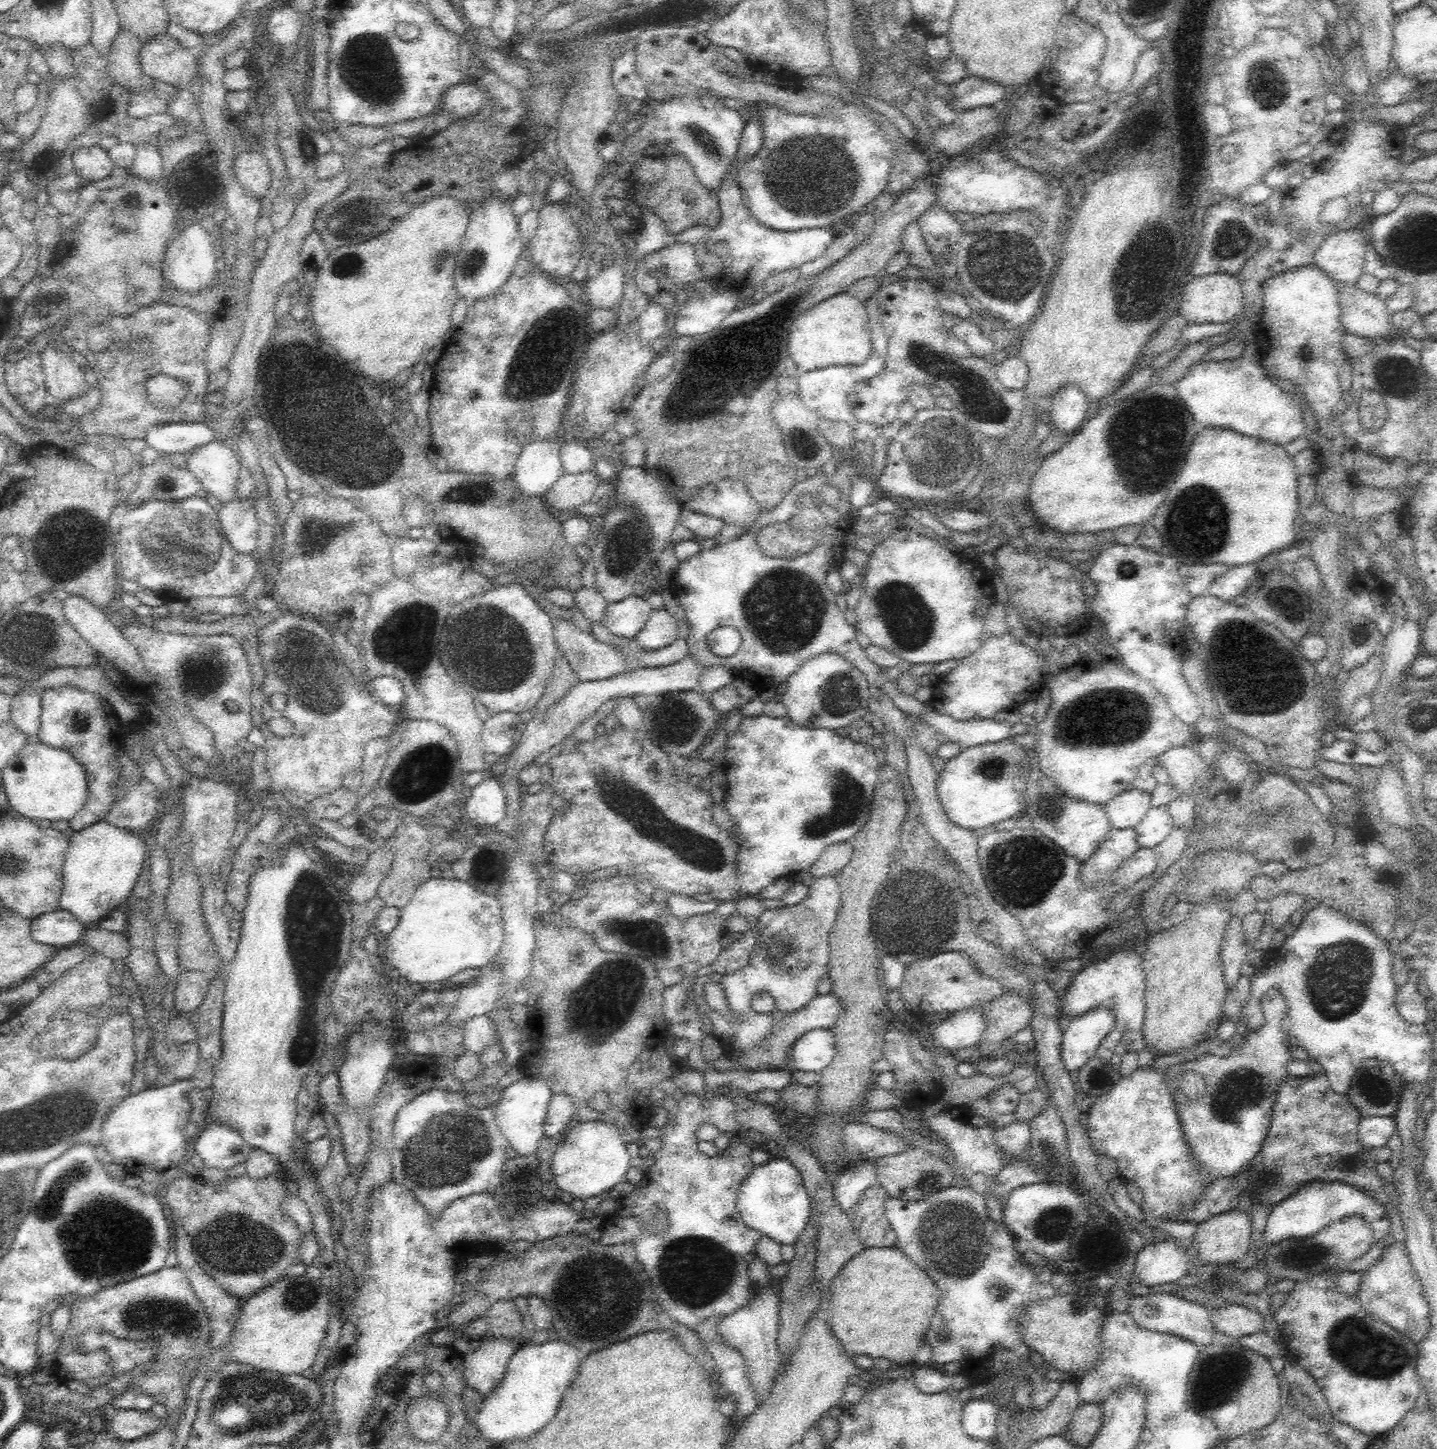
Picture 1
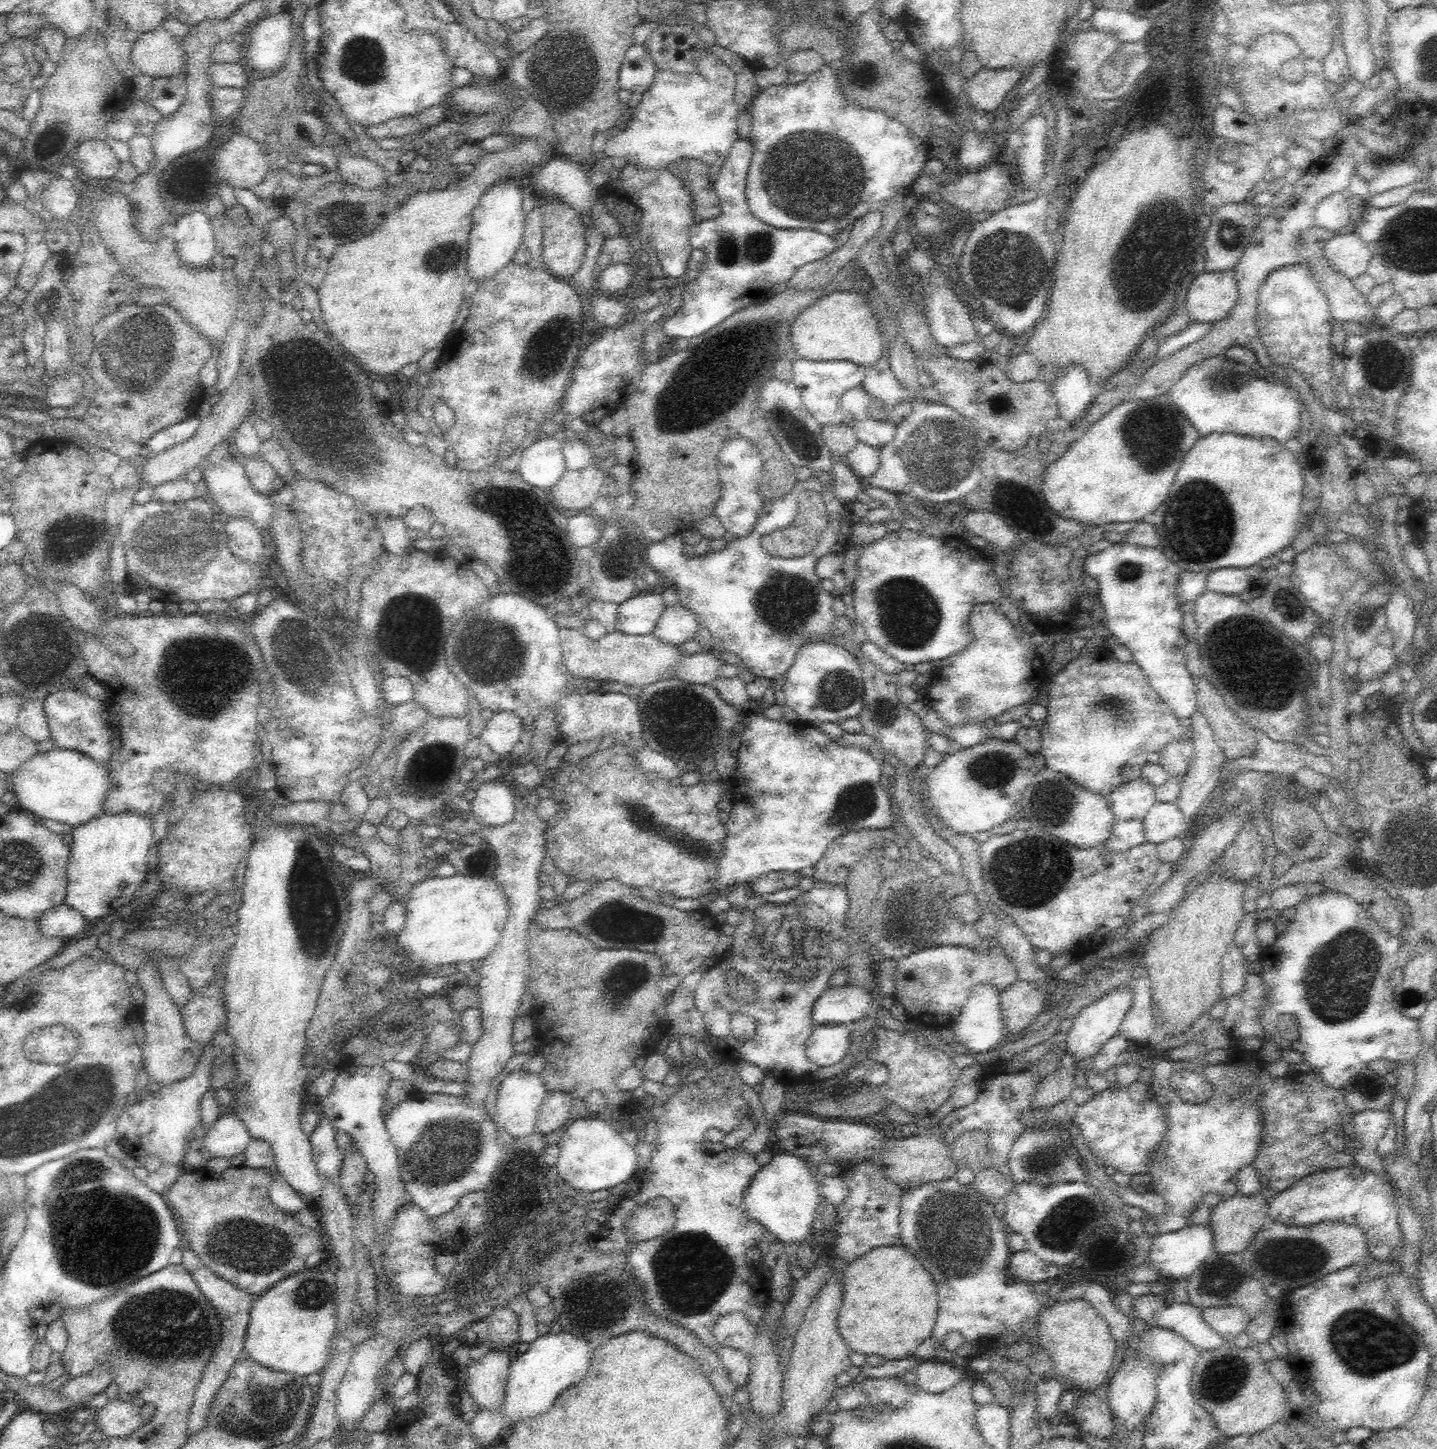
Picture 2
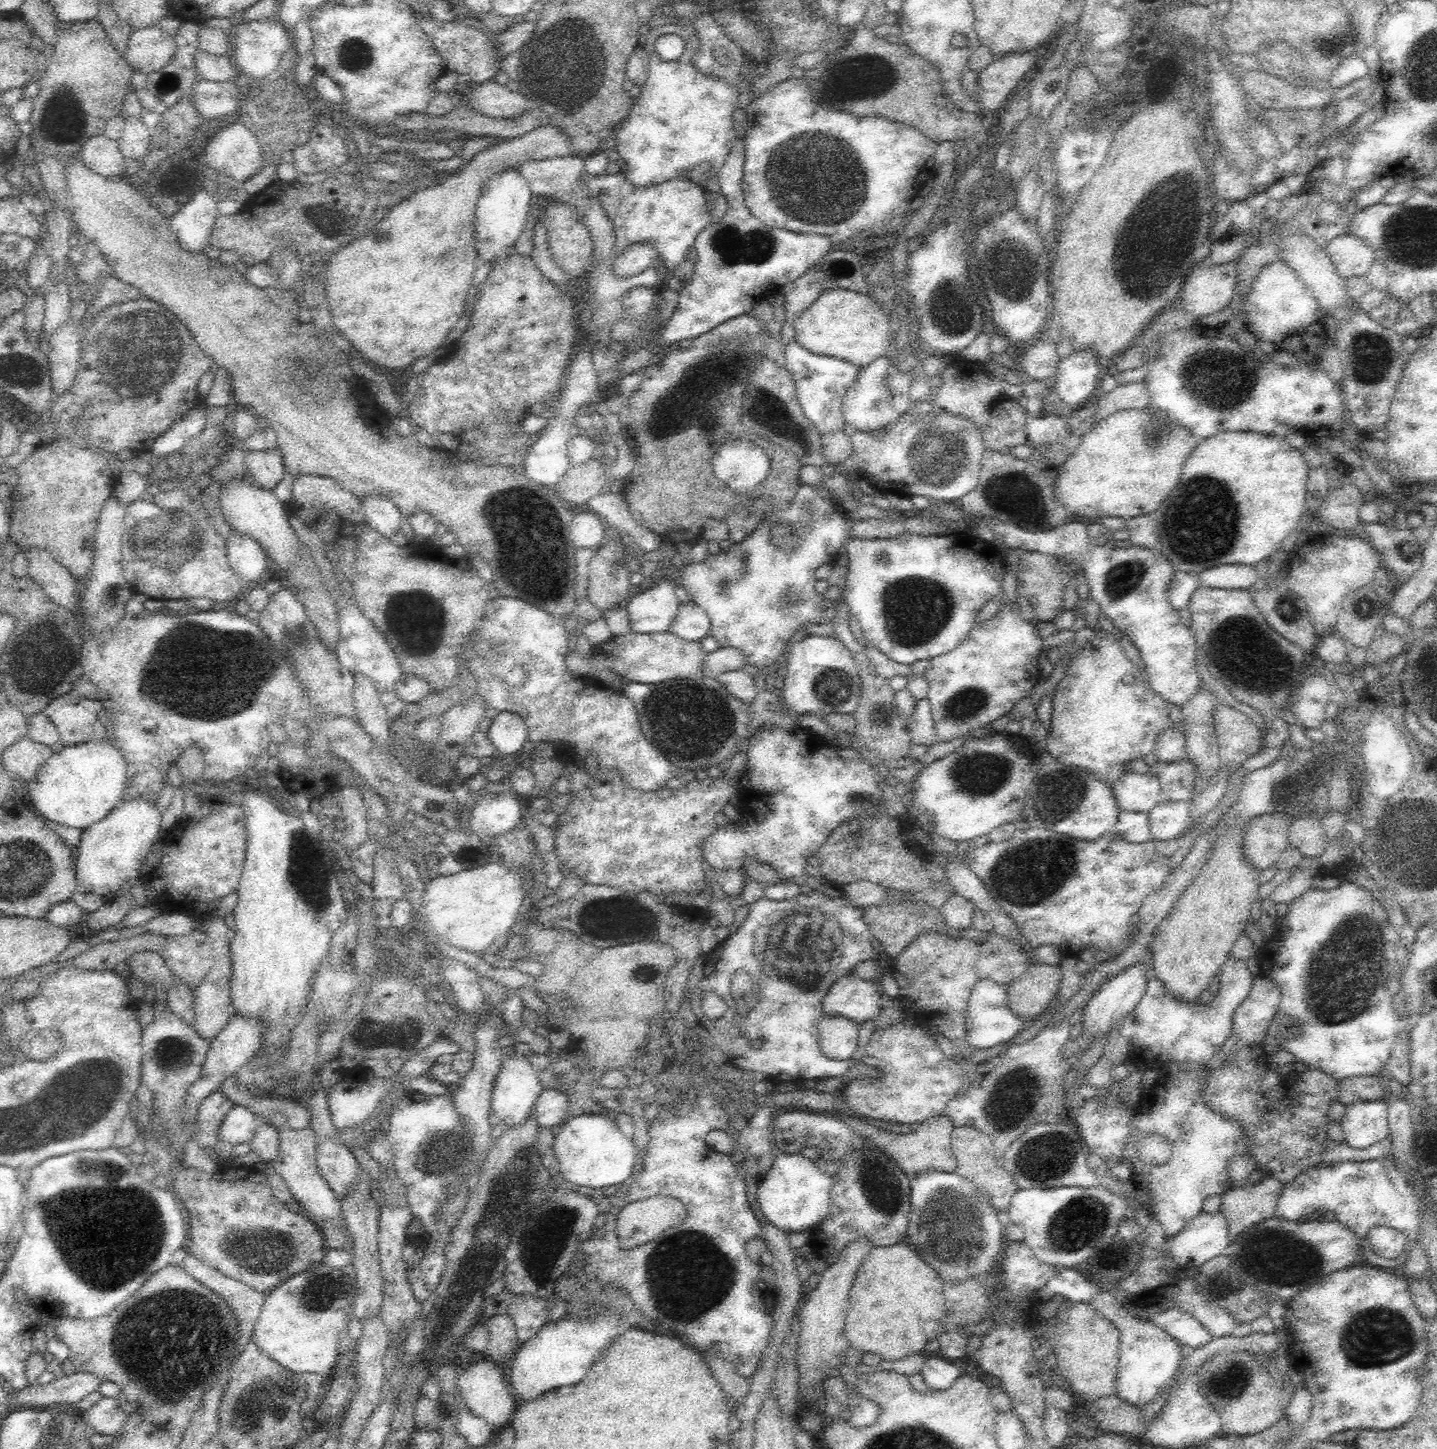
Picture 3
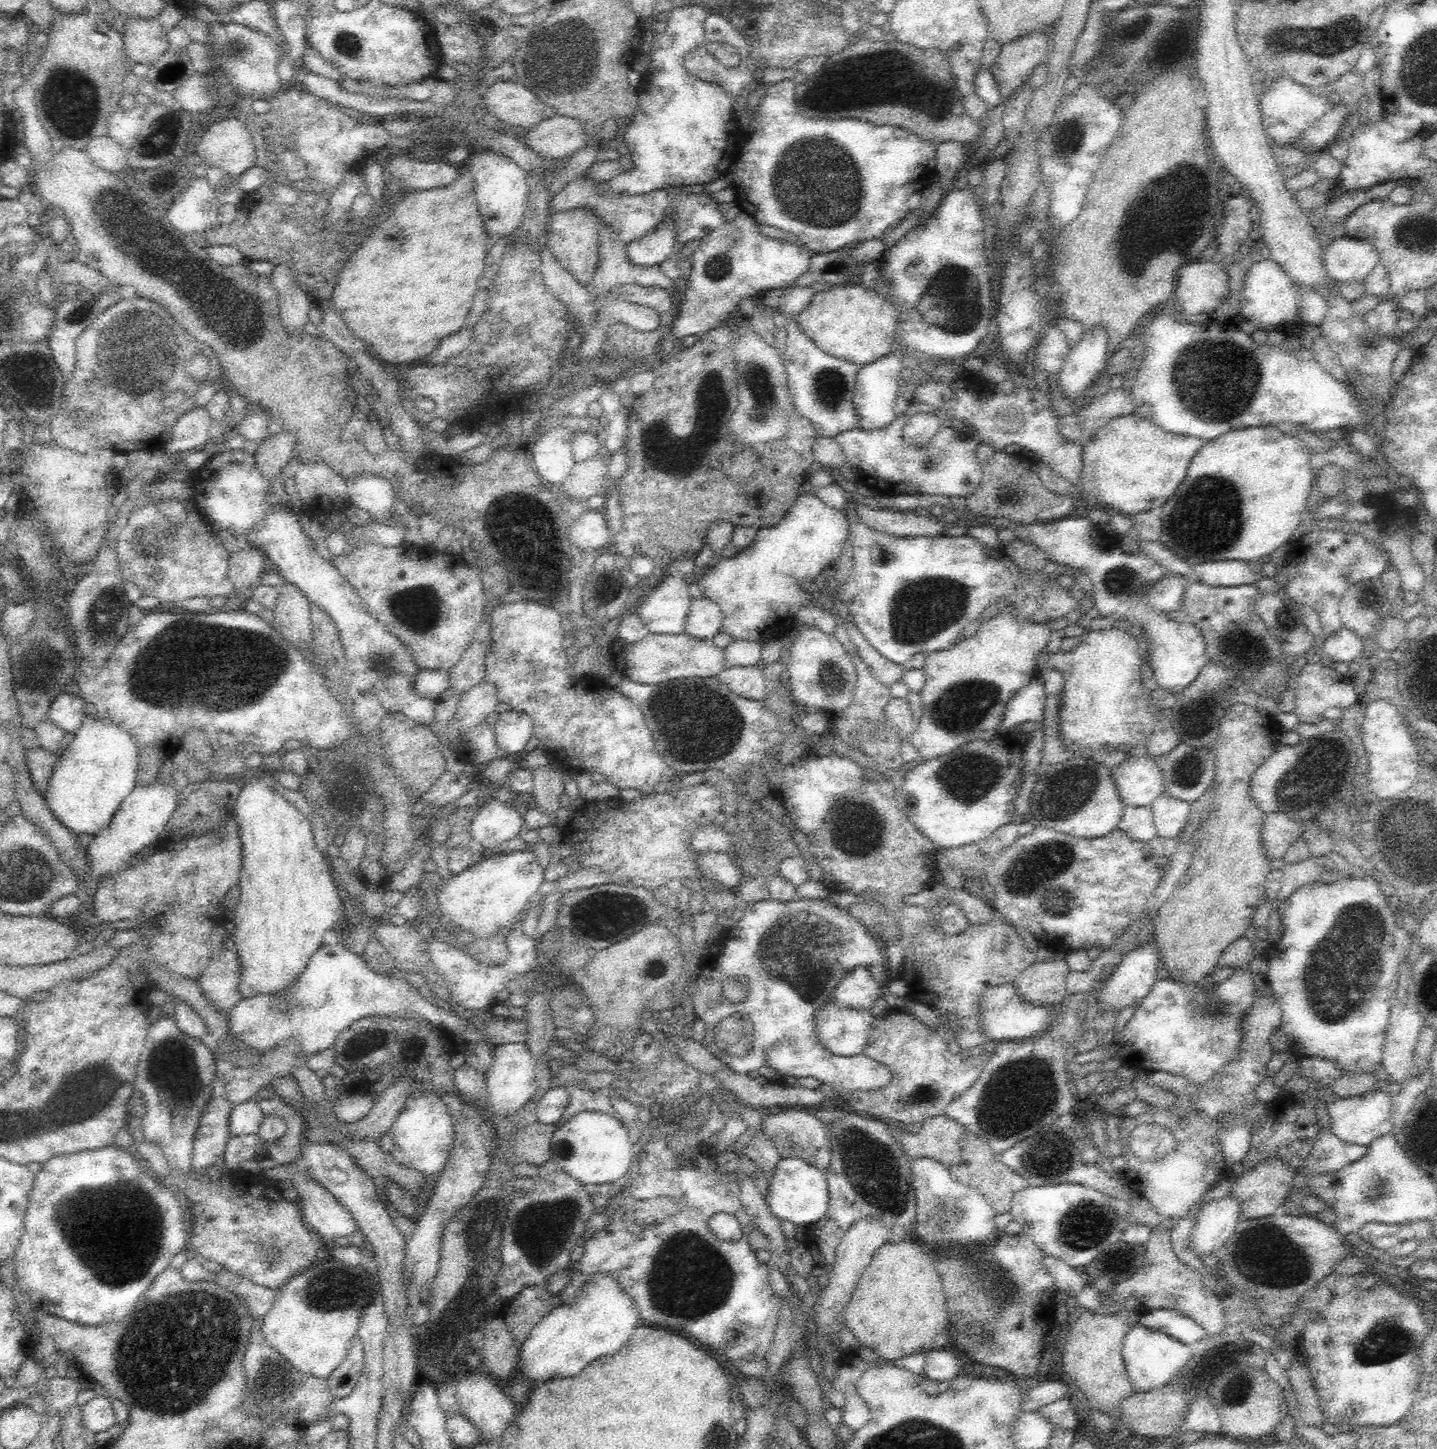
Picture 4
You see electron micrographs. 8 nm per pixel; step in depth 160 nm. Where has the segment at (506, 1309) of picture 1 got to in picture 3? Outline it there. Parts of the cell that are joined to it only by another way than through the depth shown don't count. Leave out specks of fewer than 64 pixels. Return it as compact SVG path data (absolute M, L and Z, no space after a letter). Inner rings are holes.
M508 1313L488 1320L489 1339L485 1354L488 1359L501 1366L508 1366L522 1342L517 1337L513 1318Z

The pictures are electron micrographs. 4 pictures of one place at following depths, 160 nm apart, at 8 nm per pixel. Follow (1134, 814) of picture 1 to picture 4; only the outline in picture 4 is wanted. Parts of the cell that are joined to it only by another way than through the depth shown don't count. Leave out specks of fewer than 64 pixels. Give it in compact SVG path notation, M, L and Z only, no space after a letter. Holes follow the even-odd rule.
M1150 756L1120 762L1112 767L1112 778L1127 806L1151 807L1154 800L1165 793L1162 769Z

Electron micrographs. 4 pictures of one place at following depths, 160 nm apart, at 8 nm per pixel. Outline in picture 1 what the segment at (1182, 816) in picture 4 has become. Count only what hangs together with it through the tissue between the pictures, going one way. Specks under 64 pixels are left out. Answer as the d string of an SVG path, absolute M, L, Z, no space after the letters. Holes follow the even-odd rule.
M1151 807L1142 822L1135 827L1139 848L1153 849L1175 828L1166 807Z

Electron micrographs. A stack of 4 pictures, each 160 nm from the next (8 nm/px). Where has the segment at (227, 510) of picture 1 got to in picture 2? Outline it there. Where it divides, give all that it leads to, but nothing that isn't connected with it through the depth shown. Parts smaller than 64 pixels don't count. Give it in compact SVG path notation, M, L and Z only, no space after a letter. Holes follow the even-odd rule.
M246 517L224 519L224 533L228 548L234 556L250 563L263 562L268 558L262 532Z

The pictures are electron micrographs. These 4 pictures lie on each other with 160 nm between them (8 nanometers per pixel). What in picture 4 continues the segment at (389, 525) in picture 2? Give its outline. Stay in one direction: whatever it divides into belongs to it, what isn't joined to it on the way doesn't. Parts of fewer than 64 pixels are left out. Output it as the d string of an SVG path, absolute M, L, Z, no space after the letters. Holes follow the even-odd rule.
M356 474L346 478L348 500L369 512L372 519L391 521L394 486L389 480L372 474Z

